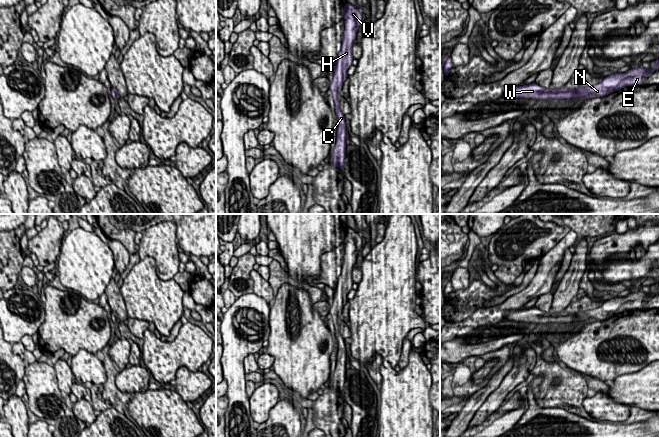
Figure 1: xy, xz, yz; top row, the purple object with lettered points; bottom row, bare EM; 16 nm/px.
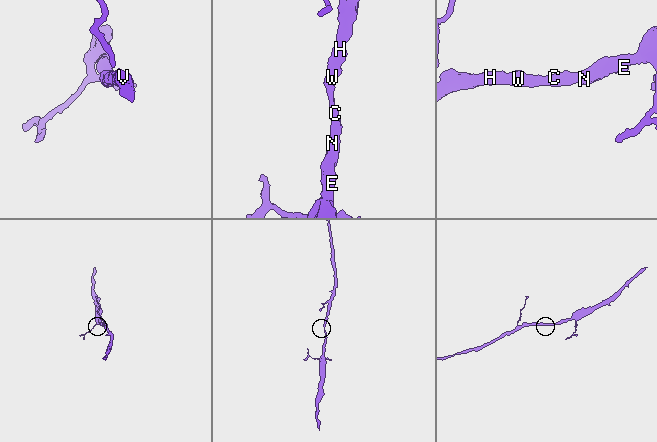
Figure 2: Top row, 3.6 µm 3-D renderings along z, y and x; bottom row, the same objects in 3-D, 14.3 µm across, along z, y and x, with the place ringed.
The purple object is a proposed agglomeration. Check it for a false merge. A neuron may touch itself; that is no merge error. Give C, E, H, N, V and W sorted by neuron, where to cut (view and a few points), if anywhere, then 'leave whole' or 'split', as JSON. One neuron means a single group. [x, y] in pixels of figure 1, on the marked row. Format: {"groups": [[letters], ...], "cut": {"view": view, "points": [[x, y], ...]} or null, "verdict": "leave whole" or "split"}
{"groups": [["C", "E", "H", "N", "V", "W"]], "cut": null, "verdict": "leave whole"}

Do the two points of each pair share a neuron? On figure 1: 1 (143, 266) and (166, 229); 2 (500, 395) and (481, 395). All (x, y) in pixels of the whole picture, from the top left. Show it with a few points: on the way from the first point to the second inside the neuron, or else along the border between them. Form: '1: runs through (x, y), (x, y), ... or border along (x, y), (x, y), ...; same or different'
1: border along (140, 259), (151, 256), (158, 277); different
2: border along (504, 377), (475, 414); different

